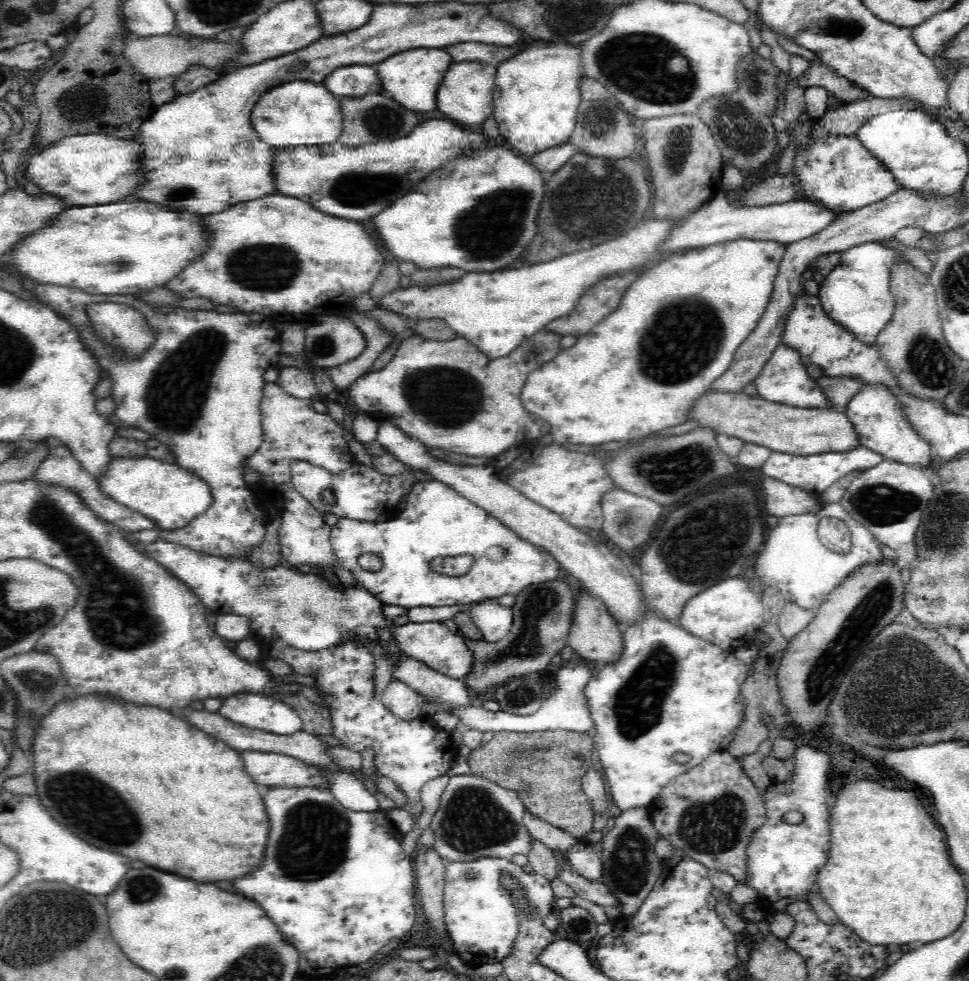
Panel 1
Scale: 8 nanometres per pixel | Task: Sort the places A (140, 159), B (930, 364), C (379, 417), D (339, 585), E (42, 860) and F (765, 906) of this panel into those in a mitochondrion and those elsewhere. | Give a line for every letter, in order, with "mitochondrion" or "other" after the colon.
A: other
B: mitochondrion
C: other
D: other
E: other
F: other

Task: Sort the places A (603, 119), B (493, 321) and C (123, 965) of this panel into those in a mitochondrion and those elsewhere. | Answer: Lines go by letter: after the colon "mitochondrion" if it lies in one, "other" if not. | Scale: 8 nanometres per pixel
A: mitochondrion
B: other
C: other

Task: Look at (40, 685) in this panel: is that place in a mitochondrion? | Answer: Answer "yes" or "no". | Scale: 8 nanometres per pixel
yes

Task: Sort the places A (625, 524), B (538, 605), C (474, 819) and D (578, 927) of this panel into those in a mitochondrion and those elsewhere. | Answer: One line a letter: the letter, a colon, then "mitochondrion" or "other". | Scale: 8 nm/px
A: other
B: mitochondrion
C: mitochondrion
D: mitochondrion

